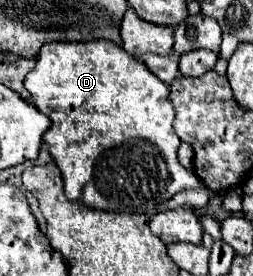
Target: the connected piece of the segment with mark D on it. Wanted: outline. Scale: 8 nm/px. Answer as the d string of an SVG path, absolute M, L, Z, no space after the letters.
M95 39L83 43L43 45L37 65L25 77L25 87L29 89L35 107L51 119L51 127L43 139L61 169L69 201L81 199L95 209L153 215L155 207L167 203L179 191L205 189L203 181L199 181L199 177L185 169L177 159L177 147L181 141L173 129L175 109L169 101L169 87L113 41Z

